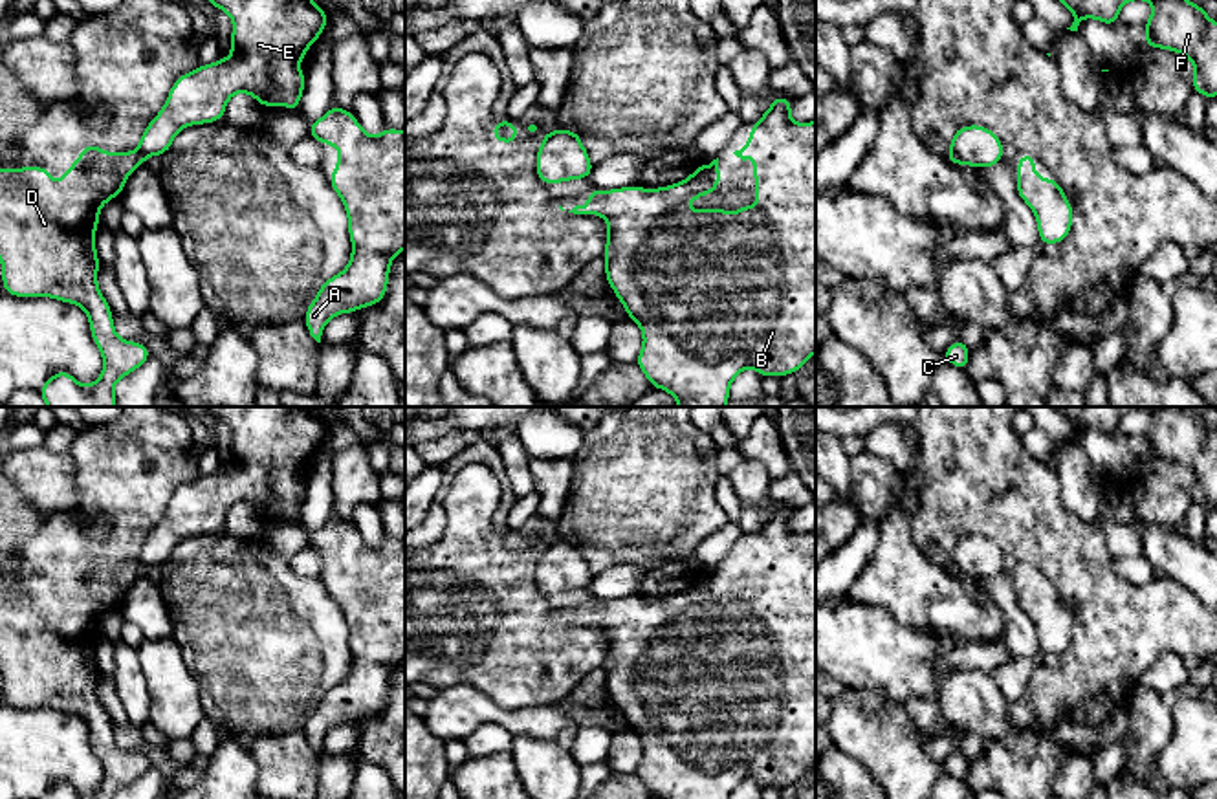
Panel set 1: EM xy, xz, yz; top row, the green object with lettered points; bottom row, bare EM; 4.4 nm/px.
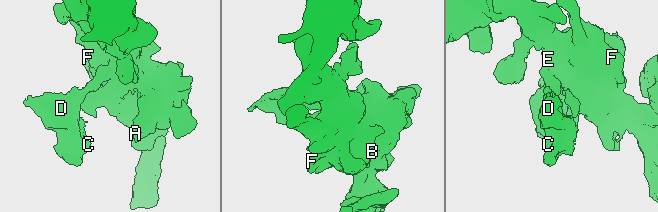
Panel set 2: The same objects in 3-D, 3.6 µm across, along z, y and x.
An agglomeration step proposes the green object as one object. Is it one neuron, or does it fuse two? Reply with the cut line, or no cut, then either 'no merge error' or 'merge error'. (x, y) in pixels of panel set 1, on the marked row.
xy (138, 147), (145, 156) | merge error

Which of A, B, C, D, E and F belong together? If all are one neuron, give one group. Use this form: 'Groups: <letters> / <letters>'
Groups: A B E F / C D

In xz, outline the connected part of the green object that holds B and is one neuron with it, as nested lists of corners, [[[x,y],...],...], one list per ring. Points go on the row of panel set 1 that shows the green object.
[[[775,95],[770,108],[759,117],[759,123],[748,128],[748,134],[753,139],[746,141],[740,150],[733,152],[742,161],[746,161],[750,156],[755,159],[751,174],[757,181],[755,198],[761,202],[759,205],[733,209],[733,218],[729,218],[729,211],[722,207],[713,207],[709,211],[678,207],[680,202],[695,202],[702,194],[717,192],[717,187],[722,180],[718,158],[707,165],[695,167],[687,180],[660,189],[643,189],[636,185],[612,191],[592,189],[588,192],[587,205],[576,205],[572,211],[568,211],[574,214],[596,214],[607,220],[608,235],[607,246],[601,253],[607,262],[605,280],[623,304],[629,321],[638,323],[643,334],[643,345],[634,363],[641,368],[651,387],[673,394],[678,407],[726,407],[729,401],[731,381],[744,368],[757,370],[762,379],[770,376],[784,378],[788,374],[795,374],[816,354],[816,121],[801,125],[794,123],[790,117],[792,103],[794,99],[790,97]]]

